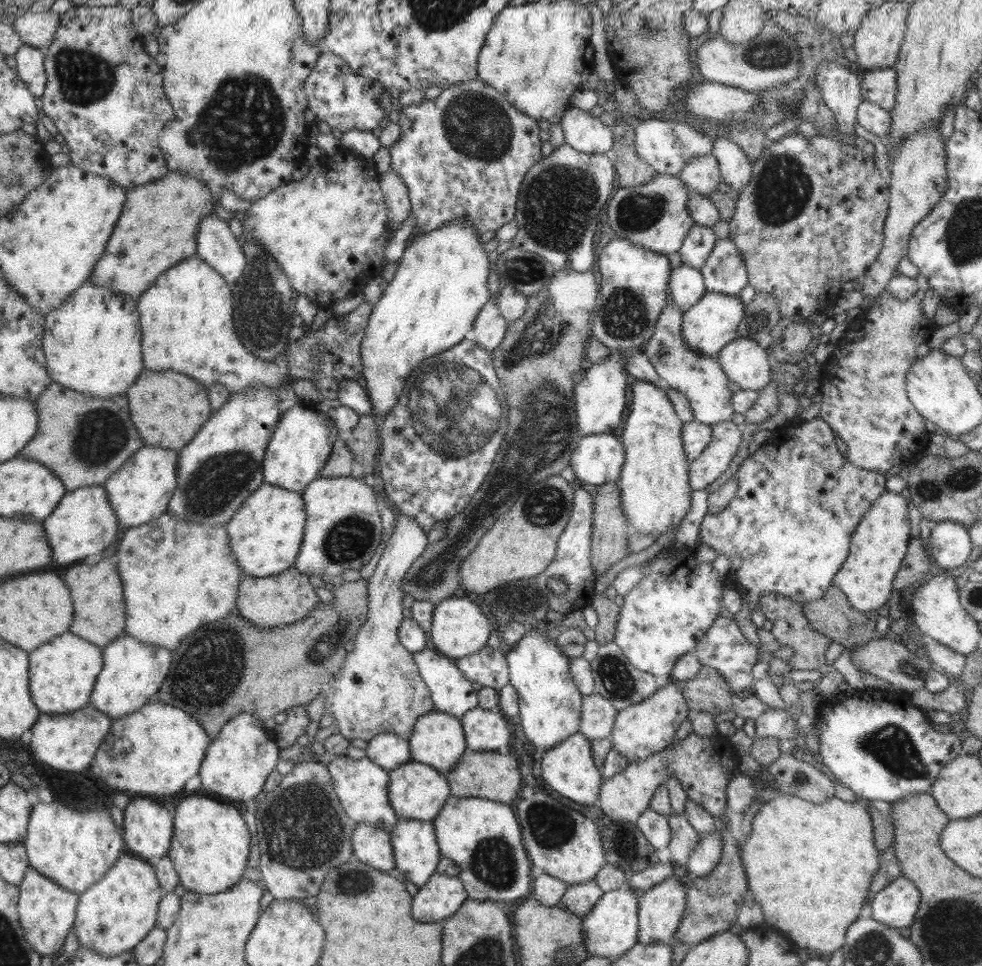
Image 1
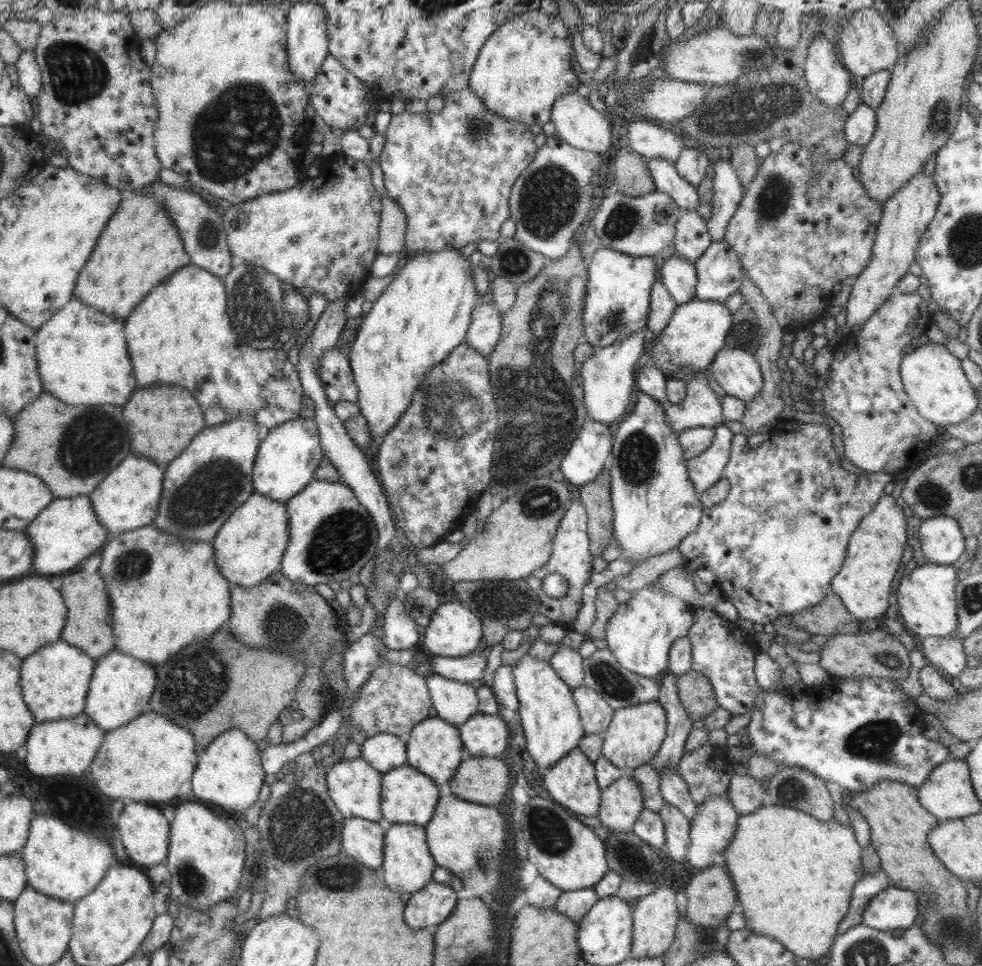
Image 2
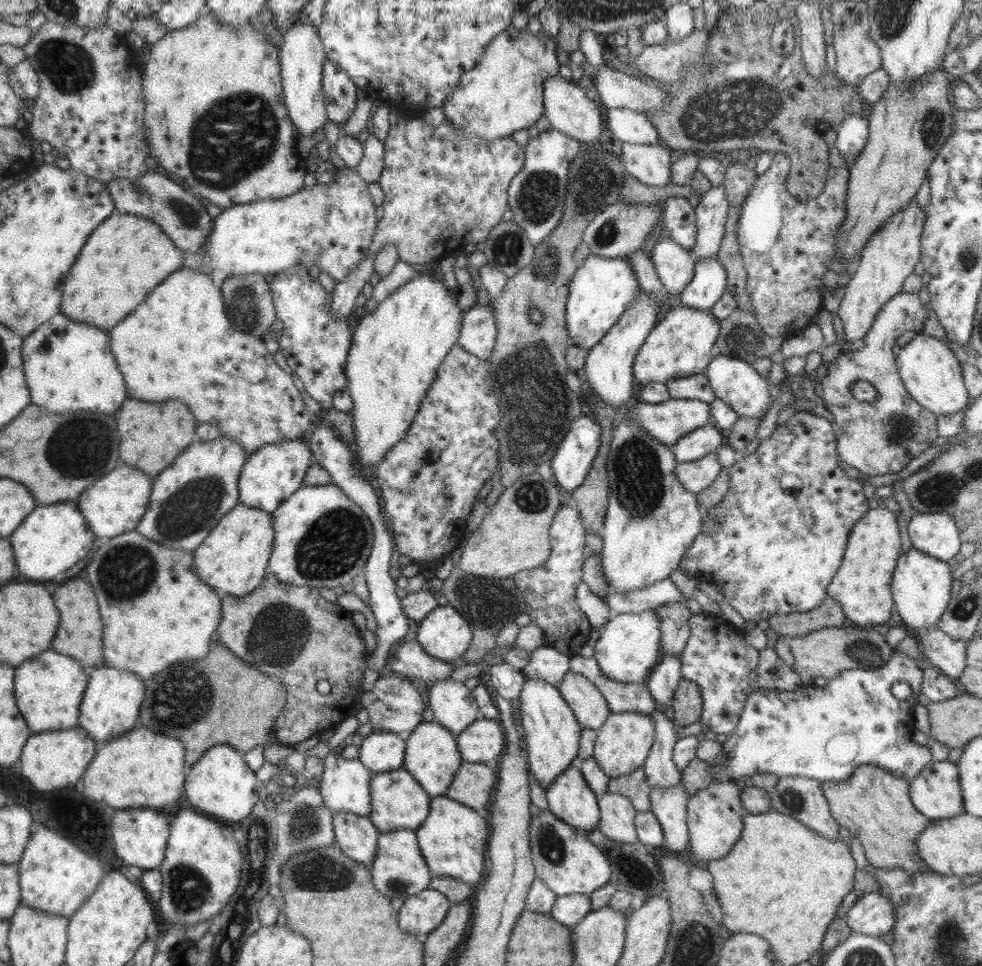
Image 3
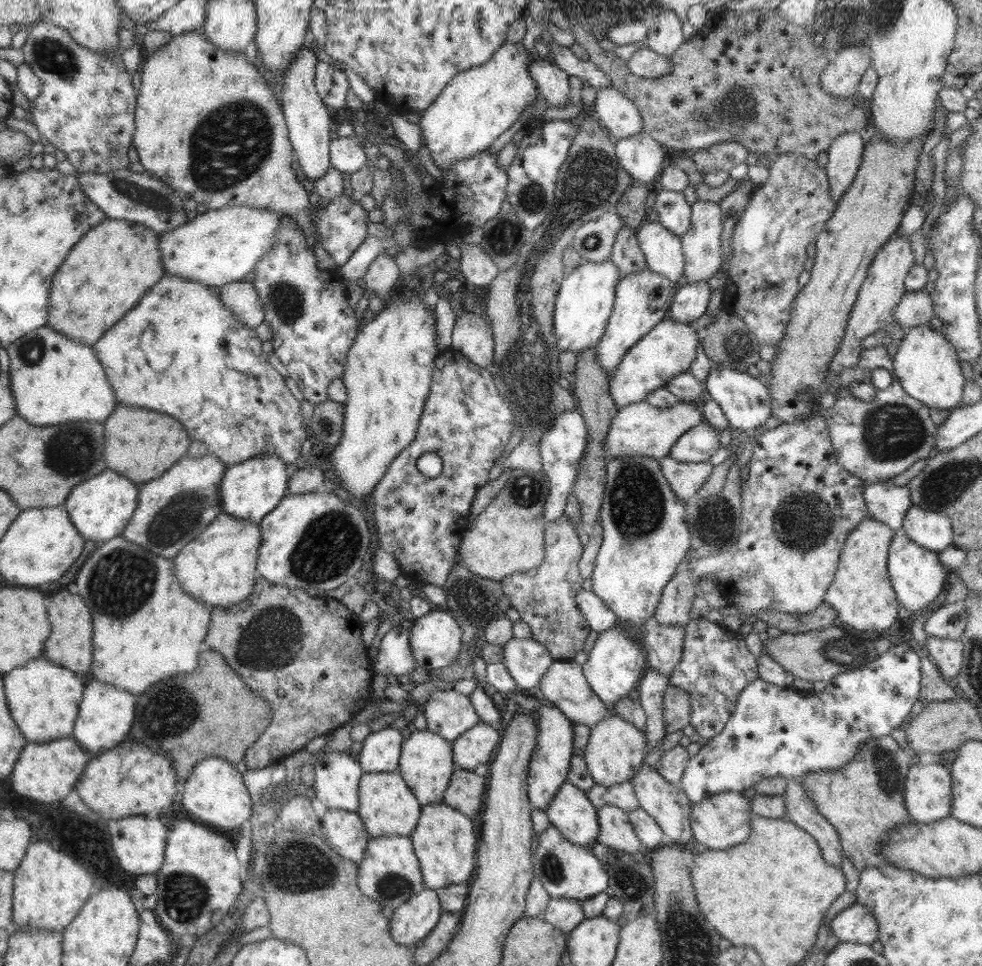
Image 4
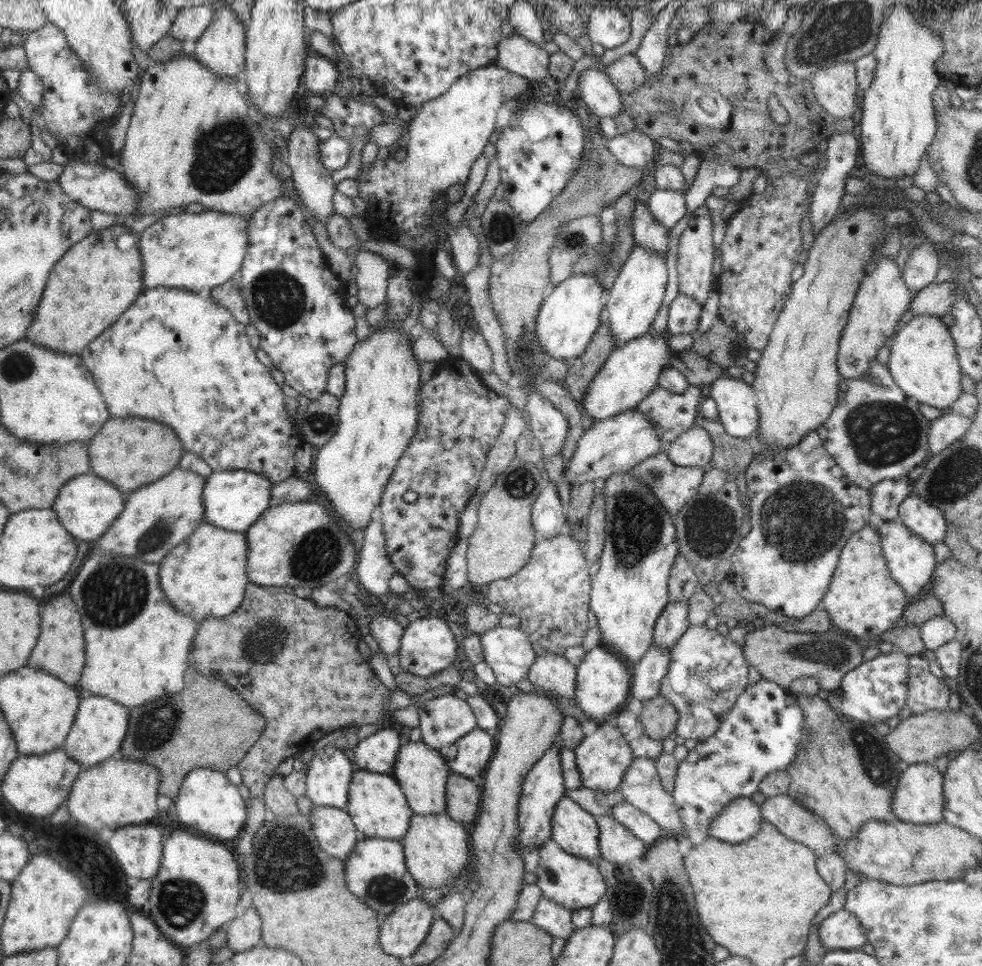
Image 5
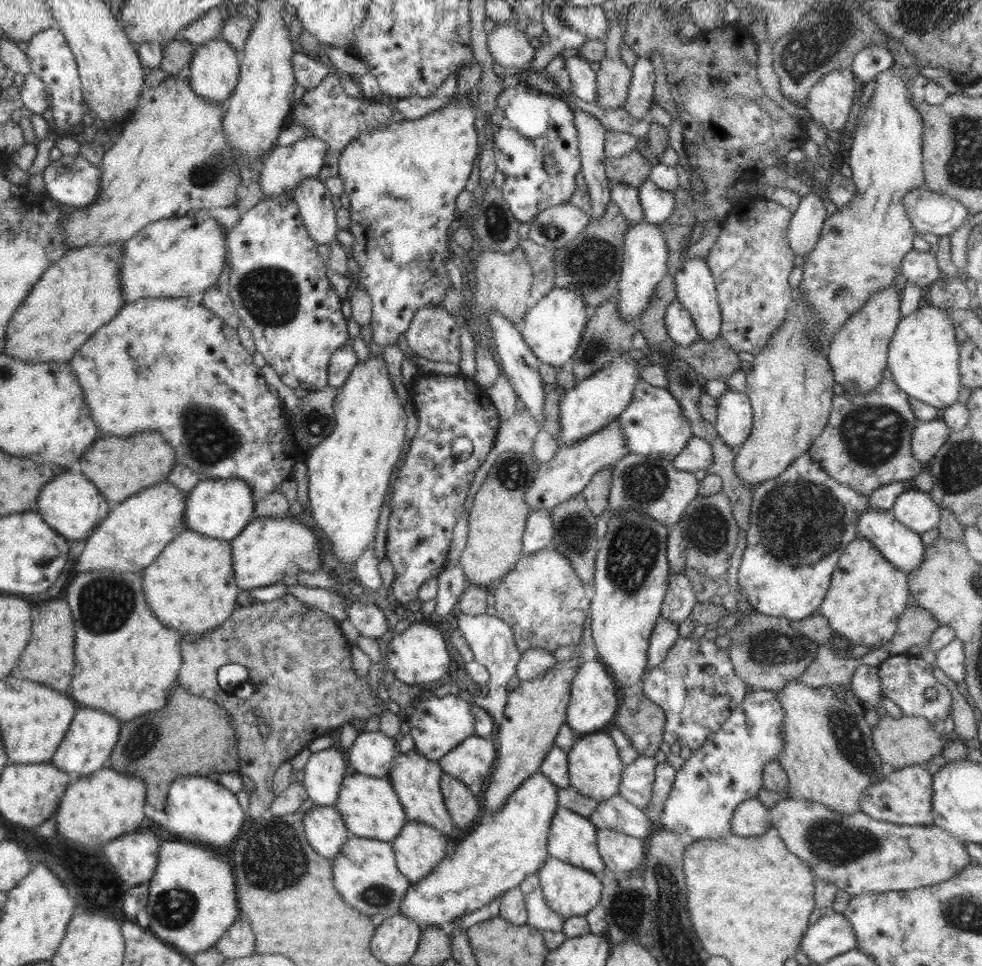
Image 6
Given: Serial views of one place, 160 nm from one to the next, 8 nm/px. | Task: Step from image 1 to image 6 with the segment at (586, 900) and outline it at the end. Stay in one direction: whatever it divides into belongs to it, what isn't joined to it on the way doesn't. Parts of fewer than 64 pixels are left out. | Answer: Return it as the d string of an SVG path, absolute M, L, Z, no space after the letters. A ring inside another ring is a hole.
M536 872L525 878L518 887L525 900L527 925L540 931L563 932L565 920L548 906Z

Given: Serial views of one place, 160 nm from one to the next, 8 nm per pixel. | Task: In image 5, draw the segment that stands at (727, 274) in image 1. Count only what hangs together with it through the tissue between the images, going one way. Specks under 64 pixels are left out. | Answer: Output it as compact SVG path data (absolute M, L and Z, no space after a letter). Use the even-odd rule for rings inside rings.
M680 292L669 306L668 334L670 336L688 333L696 335L700 314L702 314L702 304Z

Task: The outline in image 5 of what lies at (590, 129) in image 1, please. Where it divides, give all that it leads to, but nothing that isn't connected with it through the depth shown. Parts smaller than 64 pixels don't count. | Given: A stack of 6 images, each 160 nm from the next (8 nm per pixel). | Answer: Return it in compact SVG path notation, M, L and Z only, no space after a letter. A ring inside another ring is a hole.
M513 33L508 38L502 38L498 44L497 58L493 62L529 80L552 83L548 68L549 56L546 50Z

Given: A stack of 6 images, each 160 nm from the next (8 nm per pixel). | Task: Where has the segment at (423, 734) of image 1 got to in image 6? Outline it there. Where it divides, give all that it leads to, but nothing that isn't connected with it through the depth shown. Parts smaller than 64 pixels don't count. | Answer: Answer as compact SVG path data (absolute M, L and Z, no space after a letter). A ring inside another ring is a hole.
M412 749L406 753L396 754L392 759L392 768L389 770L387 778L398 795L408 821L413 820L413 822L427 824L443 834L449 835L453 829L453 822L444 804L439 785L443 774L439 761L428 760Z

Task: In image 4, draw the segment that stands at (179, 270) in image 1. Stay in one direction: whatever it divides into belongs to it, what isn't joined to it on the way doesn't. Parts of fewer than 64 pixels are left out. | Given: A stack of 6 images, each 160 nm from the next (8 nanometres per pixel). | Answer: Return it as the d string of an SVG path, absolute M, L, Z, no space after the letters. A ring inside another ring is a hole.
M165 274L139 301L132 310L129 310L112 328L109 328L92 347L97 354L97 358L104 367L104 372L108 377L112 390L116 394L116 400L124 406L140 406L156 412L164 412L176 420L180 420L186 428L189 439L199 440L208 447L210 455L222 461L226 467L241 464L252 457L260 455L276 455L286 465L297 467L300 465L300 452L304 441L308 440L306 435L306 423L300 410L298 401L286 385L286 381L270 363L267 354L262 351L262 340L256 334L255 329L248 328L242 324L228 307L219 299L215 289L207 284L192 282L172 274Z

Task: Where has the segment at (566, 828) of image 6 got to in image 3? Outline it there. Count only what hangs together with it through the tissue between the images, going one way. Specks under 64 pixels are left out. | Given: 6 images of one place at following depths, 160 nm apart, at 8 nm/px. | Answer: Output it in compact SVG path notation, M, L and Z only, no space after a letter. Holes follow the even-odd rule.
M570 765L553 783L546 788L549 811L573 826L585 832L599 825L598 796L588 786L577 765Z

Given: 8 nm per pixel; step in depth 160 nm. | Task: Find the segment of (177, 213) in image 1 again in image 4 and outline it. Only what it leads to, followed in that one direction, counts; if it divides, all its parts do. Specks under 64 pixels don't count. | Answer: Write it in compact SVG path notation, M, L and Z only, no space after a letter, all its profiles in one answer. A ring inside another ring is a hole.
M106 218L98 226L91 228L86 234L77 242L72 248L71 252L68 252L62 266L54 273L54 280L52 280L52 288L50 290L49 302L48 302L48 316L46 326L49 326L51 330L56 330L60 334L67 336L70 340L81 342L82 344L94 344L98 342L98 339L109 329L114 326L129 310L132 310L138 304L138 301L166 274L160 254L159 235L151 228L138 224L129 220L120 220Z

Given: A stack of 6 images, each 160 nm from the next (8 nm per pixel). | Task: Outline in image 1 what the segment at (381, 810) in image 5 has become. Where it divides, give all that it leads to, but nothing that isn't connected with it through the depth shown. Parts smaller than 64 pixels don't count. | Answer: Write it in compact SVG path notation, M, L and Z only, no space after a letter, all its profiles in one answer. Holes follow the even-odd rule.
M416 761L401 764L398 768L389 771L387 789L390 804L397 816L402 819L433 821L451 795L444 773Z

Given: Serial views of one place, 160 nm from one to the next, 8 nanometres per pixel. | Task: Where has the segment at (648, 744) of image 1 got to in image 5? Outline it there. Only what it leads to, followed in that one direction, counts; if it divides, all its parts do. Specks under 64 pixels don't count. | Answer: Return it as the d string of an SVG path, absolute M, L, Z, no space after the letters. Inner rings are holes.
M599 723L596 732L591 736L584 737L573 751L581 774L582 787L596 792L617 790L625 772L635 759L632 756L632 749L627 740L624 740L620 729L605 723Z

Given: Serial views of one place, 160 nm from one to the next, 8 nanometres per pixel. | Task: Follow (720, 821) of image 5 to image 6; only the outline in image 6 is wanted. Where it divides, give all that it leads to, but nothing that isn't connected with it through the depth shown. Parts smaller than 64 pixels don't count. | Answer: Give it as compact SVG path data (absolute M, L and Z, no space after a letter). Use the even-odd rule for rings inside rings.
M757 797L741 802L734 811L731 820L731 833L741 837L760 836L771 824L771 812Z

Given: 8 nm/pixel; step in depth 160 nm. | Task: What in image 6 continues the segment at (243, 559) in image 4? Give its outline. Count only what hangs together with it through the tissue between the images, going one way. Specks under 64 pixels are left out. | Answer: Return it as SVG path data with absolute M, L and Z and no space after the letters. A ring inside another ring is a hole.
M186 529L168 543L162 552L146 567L140 570L142 585L148 608L153 615L176 632L202 634L222 624L232 613L238 602L239 588L233 569L231 543L218 540L199 532Z

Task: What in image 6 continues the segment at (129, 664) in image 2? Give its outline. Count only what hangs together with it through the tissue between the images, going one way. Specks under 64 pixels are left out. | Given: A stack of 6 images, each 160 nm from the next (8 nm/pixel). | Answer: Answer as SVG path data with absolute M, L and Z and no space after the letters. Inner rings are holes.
M78 706L74 719L50 762L56 768L69 773L73 780L100 770L110 760L112 748L119 737L120 723L120 720L100 708Z

